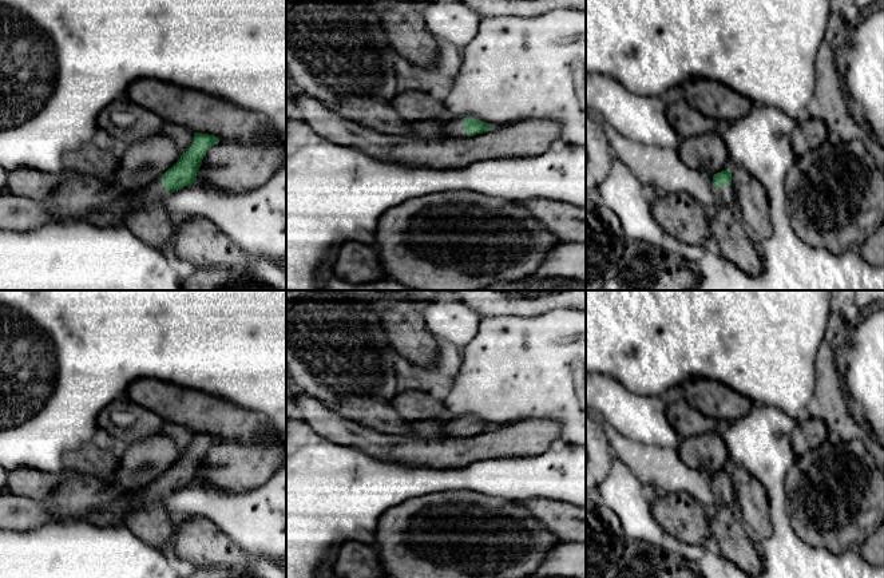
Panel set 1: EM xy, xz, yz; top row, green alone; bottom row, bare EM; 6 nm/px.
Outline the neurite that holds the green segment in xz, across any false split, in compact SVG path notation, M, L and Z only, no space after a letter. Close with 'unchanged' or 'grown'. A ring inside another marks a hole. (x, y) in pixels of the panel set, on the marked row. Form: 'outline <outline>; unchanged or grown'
outline M449 118L443 130L443 138L473 136L489 131L492 127L475 118Z; grown

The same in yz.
outline M730 169L714 174L713 186L715 195L721 199L724 205L726 205L728 207L736 206Z; grown

